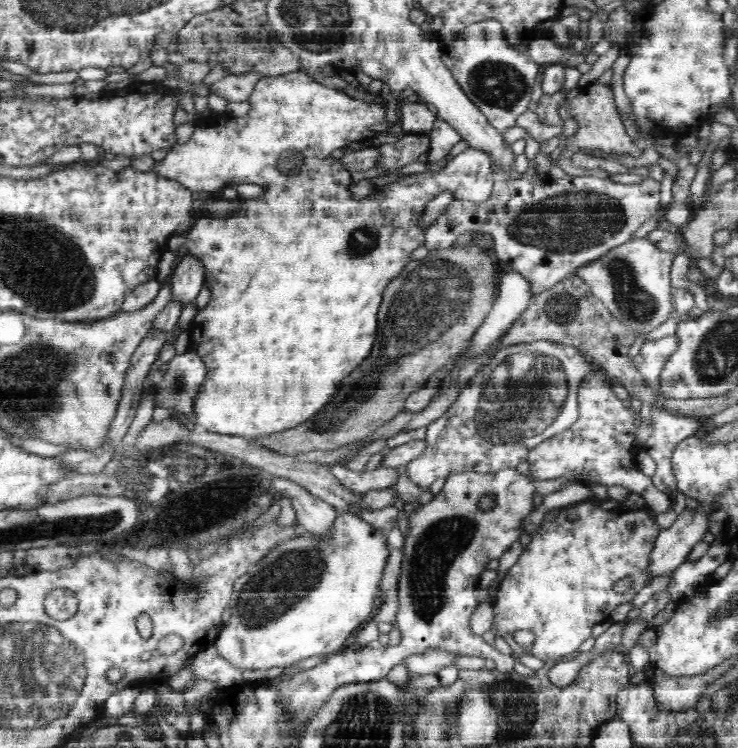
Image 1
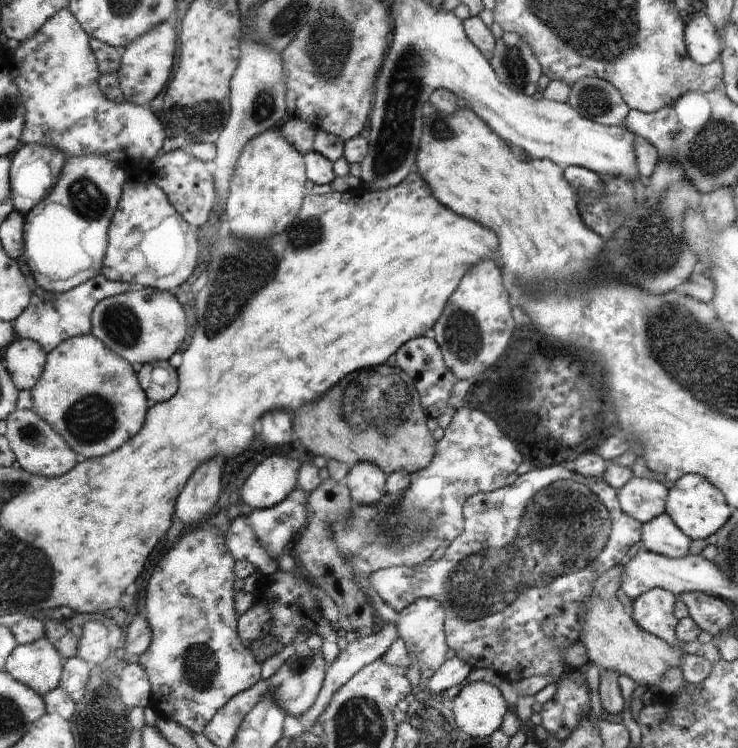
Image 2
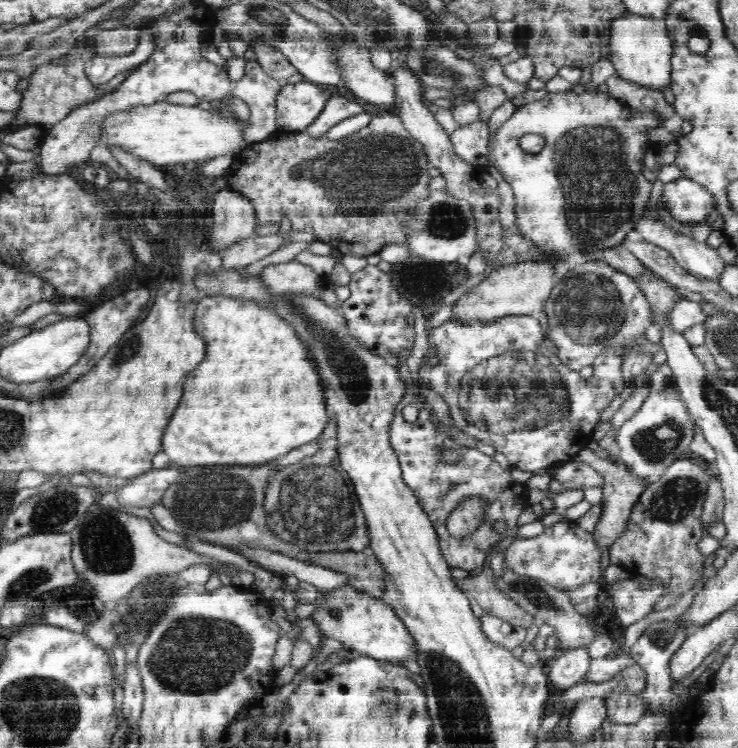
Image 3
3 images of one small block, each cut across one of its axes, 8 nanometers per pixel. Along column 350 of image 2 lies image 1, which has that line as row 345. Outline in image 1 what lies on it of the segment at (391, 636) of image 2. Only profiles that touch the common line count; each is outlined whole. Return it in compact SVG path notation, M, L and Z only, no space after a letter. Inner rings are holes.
M676 334L668 335L652 342L645 342L640 353L633 358L634 365L650 389L660 391L662 367L668 362L669 356L678 345L680 342Z

